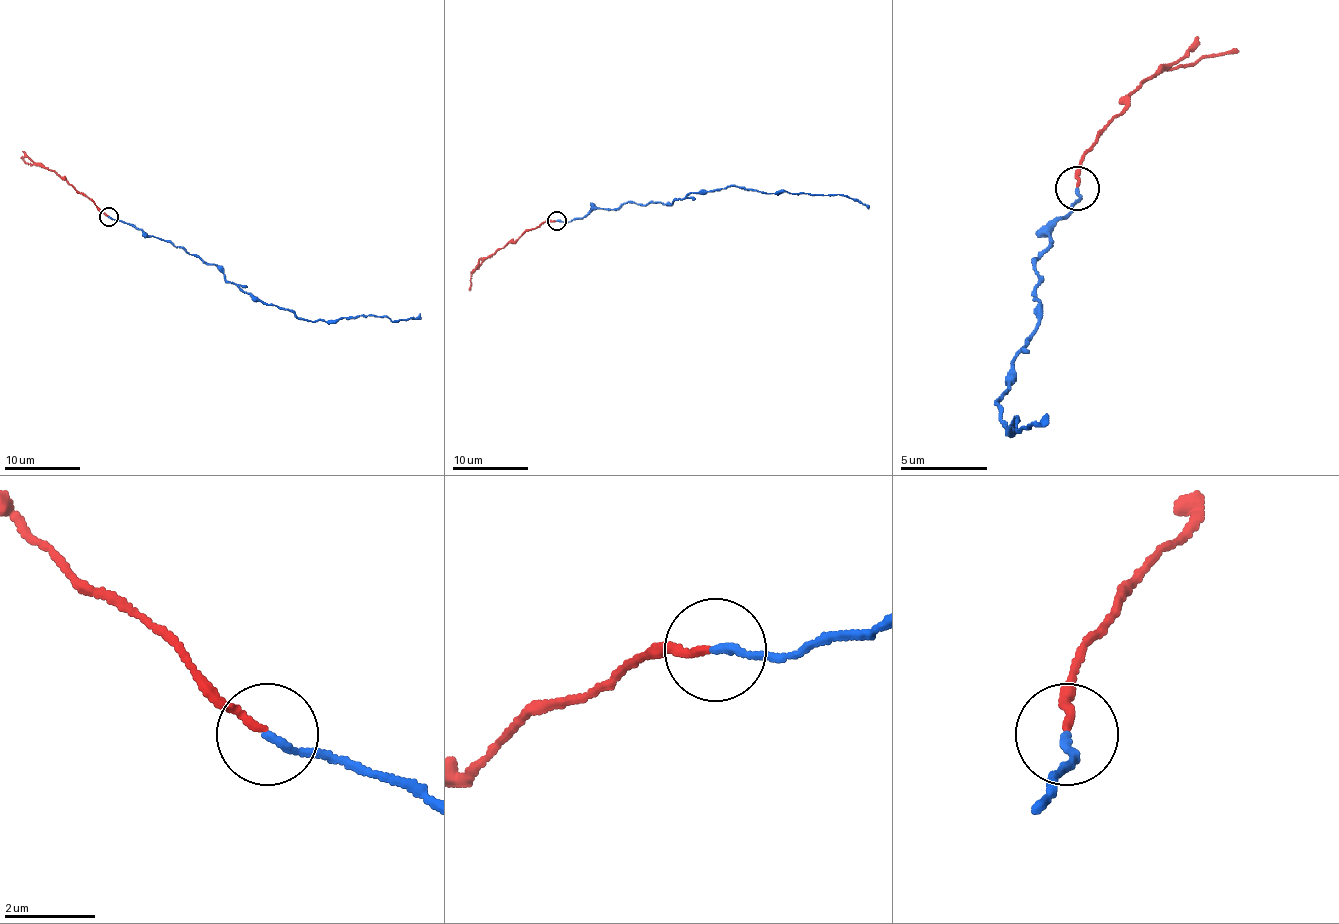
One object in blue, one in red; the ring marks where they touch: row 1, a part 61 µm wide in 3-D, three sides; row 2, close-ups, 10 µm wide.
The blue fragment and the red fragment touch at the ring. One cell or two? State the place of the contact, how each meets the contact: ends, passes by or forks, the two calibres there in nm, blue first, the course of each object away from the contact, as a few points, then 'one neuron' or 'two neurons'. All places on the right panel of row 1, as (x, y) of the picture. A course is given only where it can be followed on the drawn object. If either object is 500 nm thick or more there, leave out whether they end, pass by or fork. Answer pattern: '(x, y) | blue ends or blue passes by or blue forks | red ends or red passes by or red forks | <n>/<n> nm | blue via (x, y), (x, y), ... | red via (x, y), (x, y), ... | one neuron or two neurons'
(1077, 188) | blue ends | red ends | 170/150 nm | blue via (1076, 189), (1080, 198), (1037, 259), (1037, 329), (997, 412), (1010, 430), (1019, 417), (1019, 430), (1050, 417) | red via (1076, 185), (1076, 168), (1098, 133), (1155, 71), (1238, 50) | two neurons

